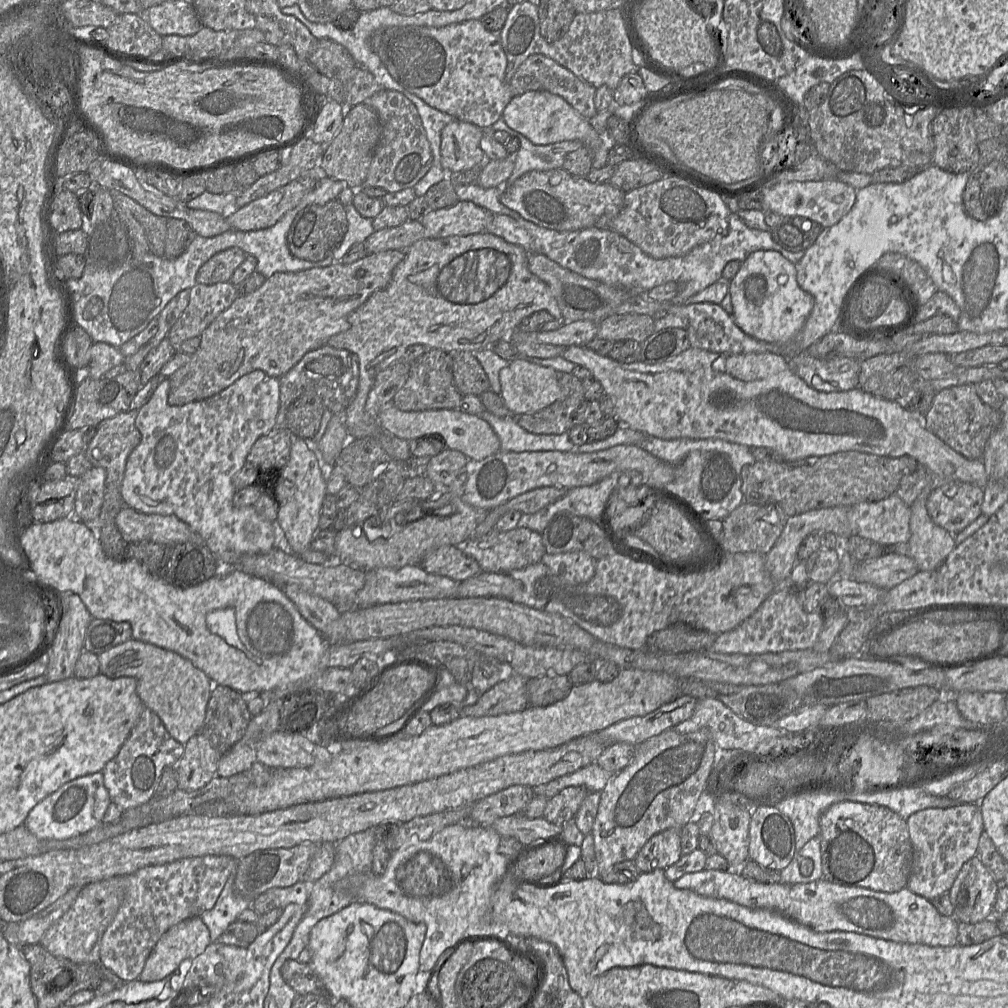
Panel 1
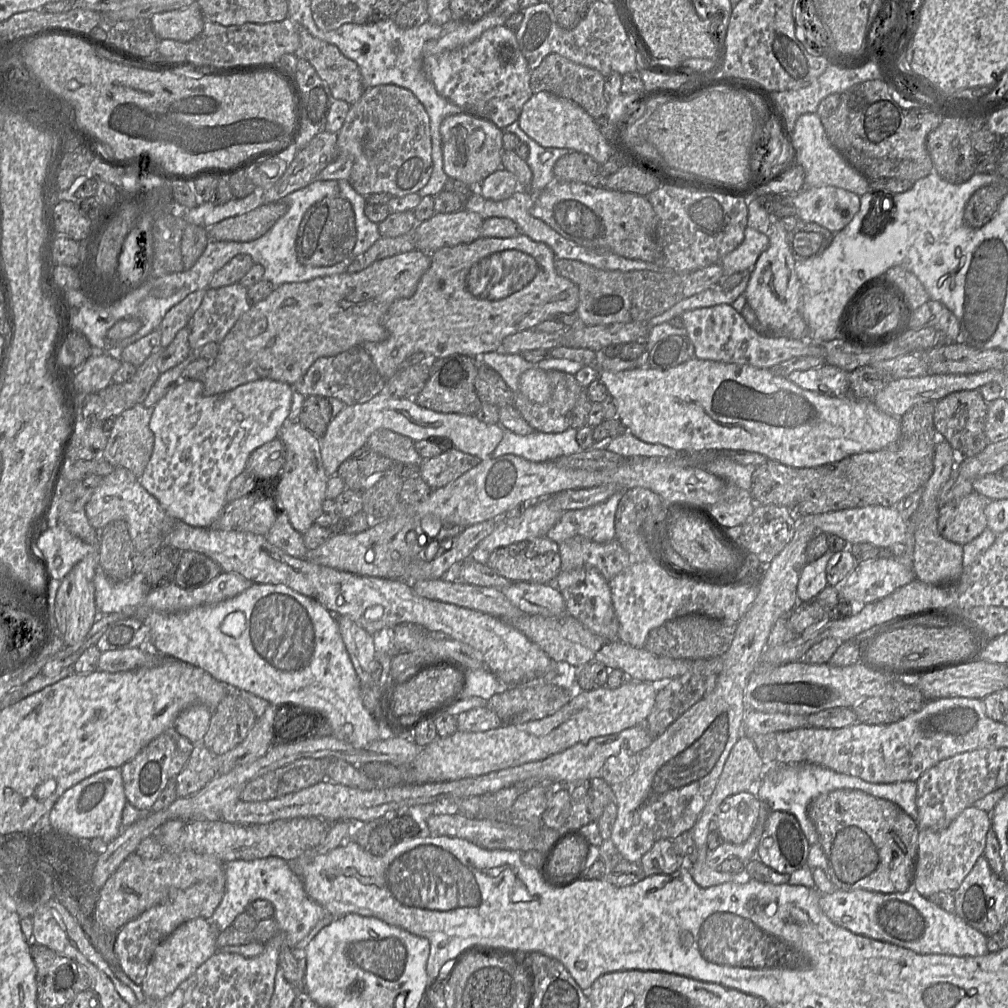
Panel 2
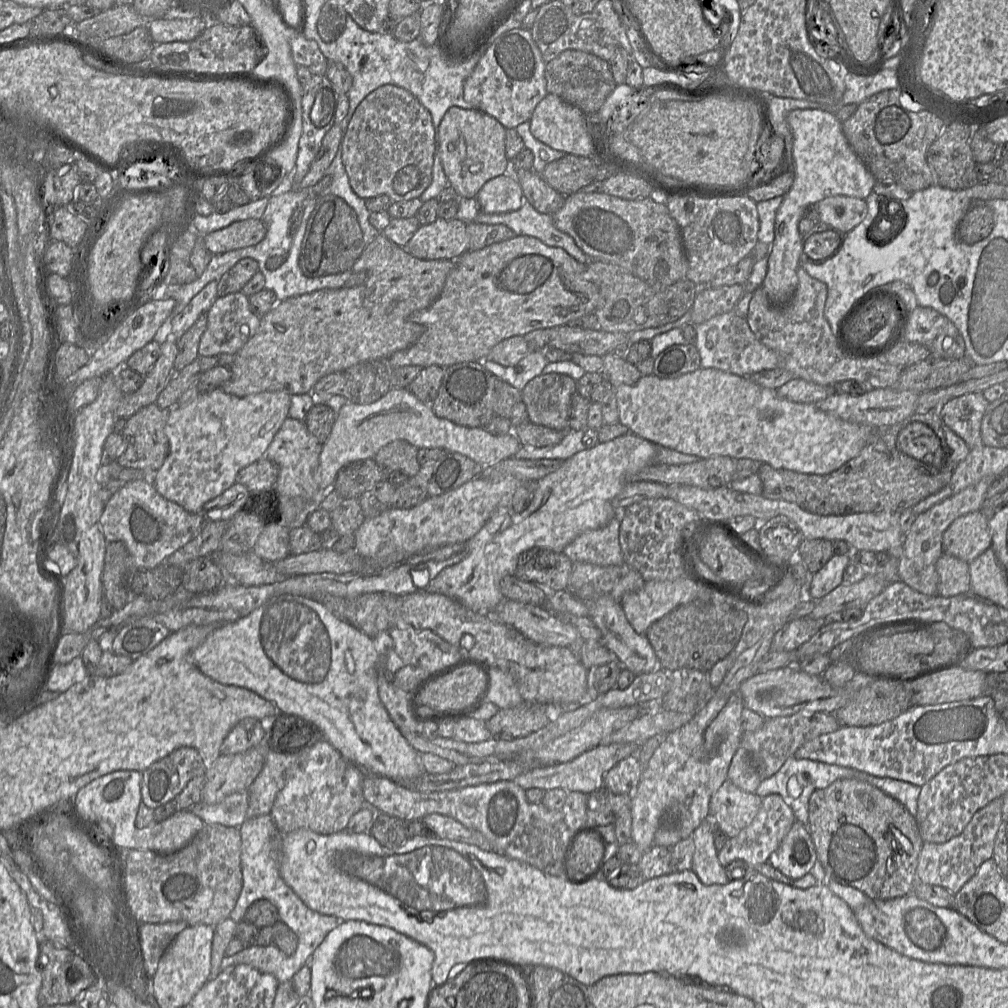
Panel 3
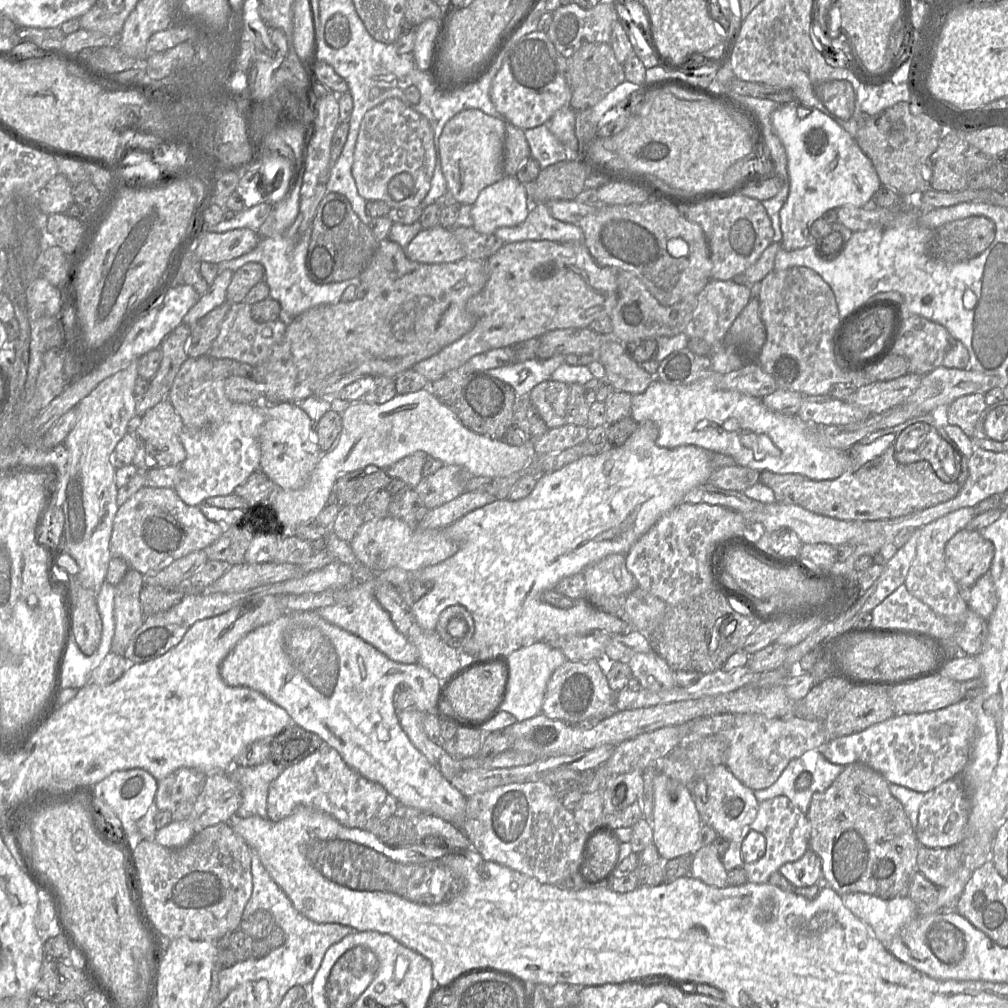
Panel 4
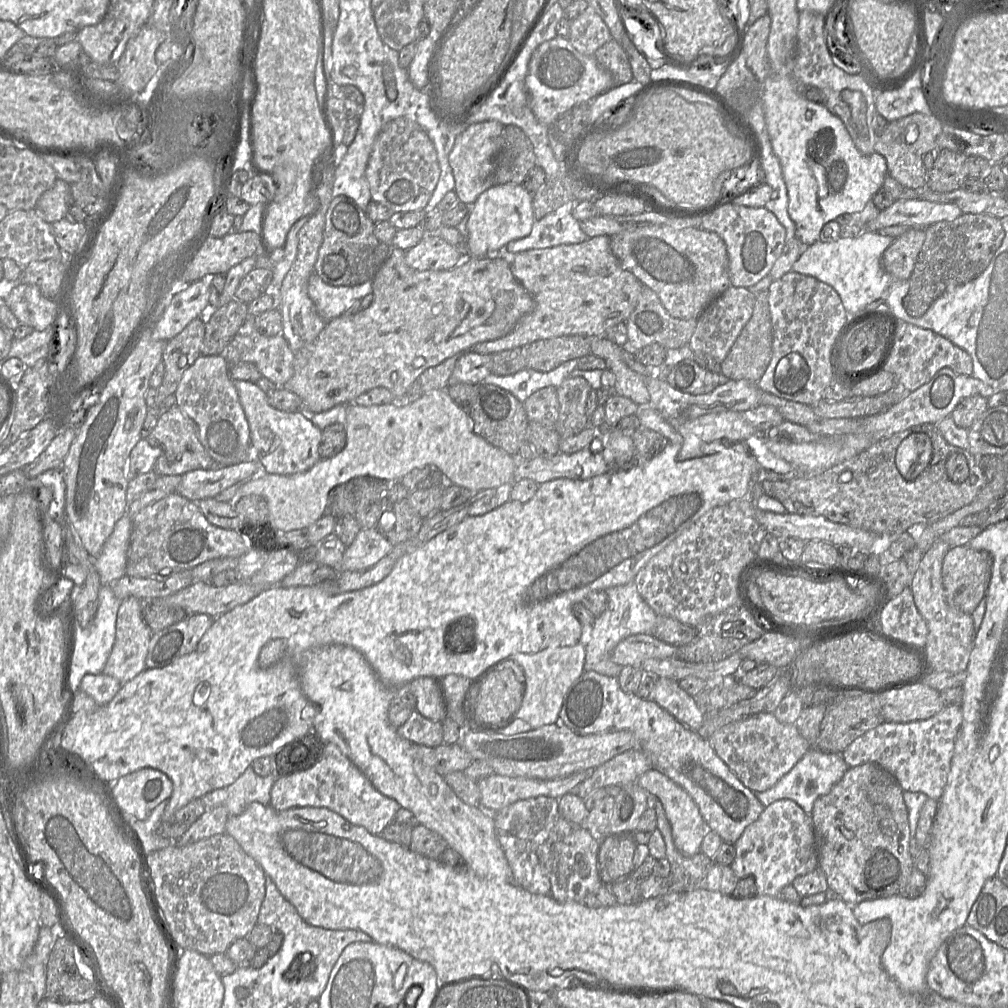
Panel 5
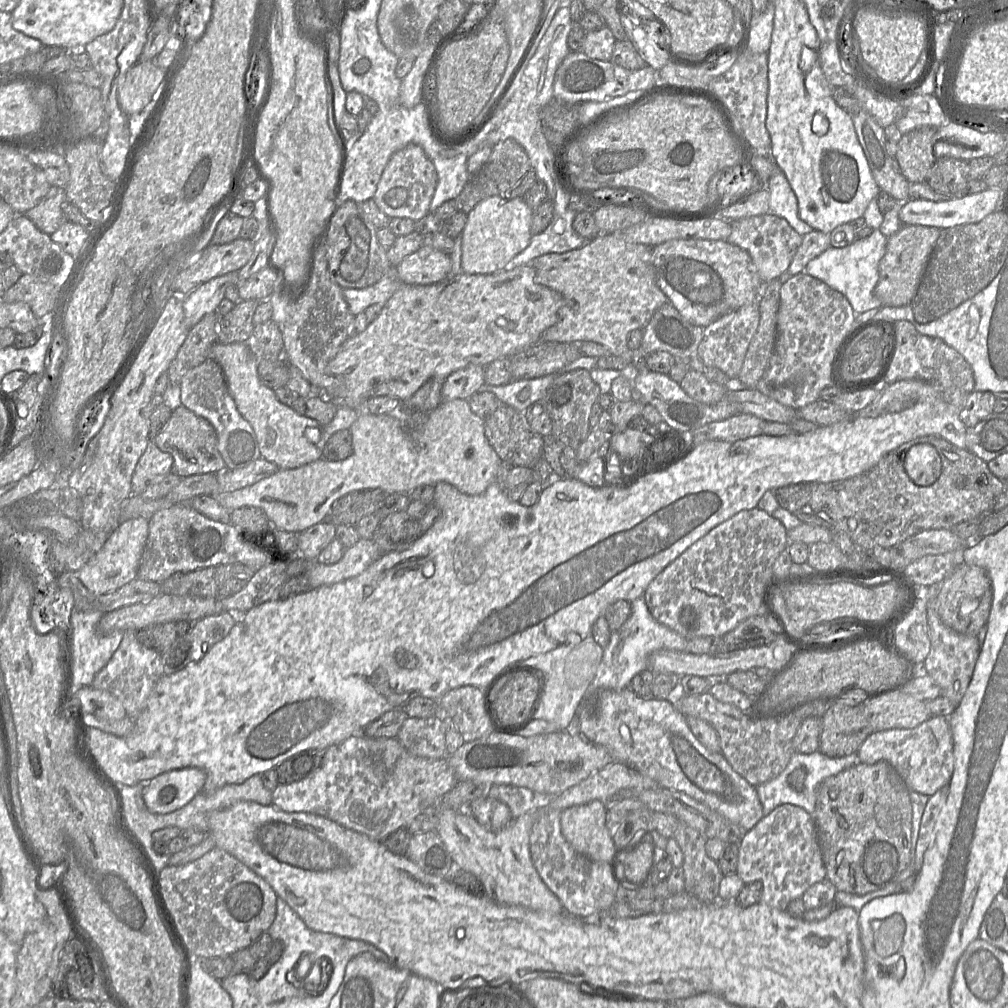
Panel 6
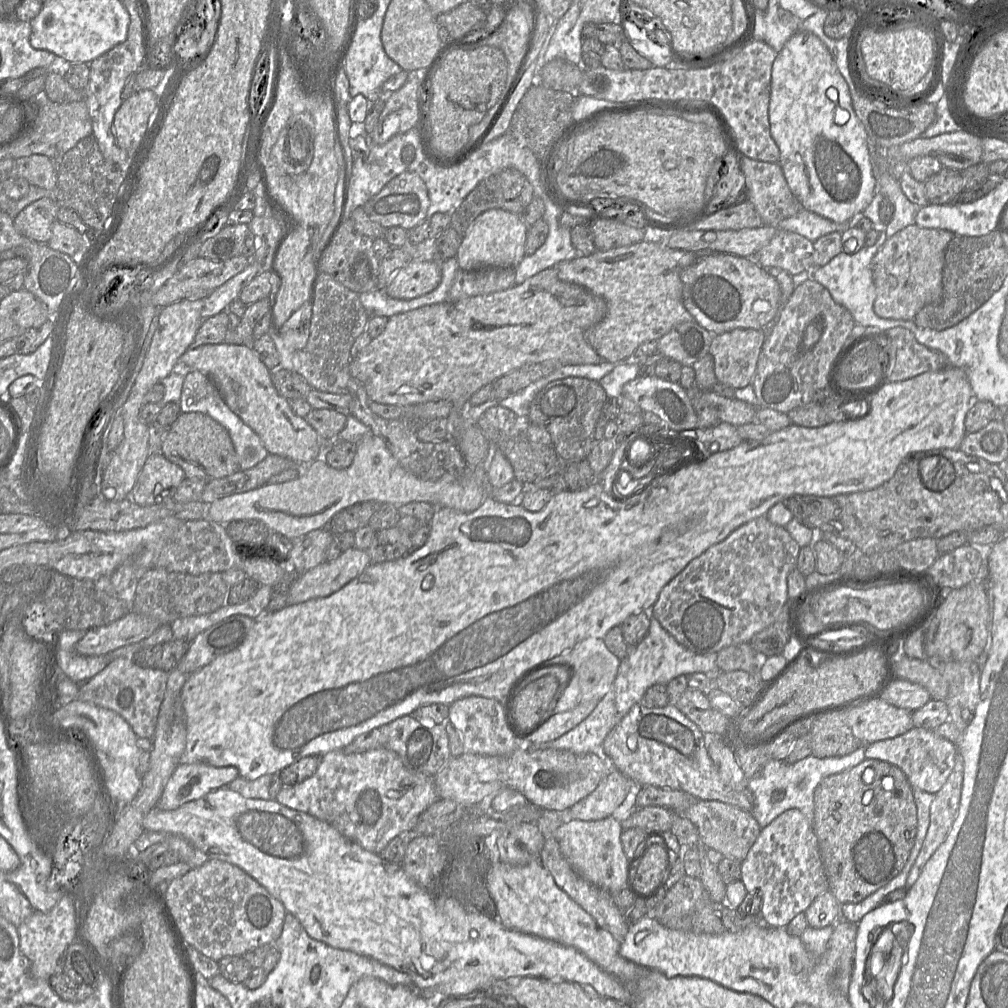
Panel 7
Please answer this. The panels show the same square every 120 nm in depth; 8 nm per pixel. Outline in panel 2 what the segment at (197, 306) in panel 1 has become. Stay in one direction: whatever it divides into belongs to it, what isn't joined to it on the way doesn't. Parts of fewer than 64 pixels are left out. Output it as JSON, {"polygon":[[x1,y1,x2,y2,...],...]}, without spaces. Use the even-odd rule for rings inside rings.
{"polygon":[[240,282,217,289,208,288,192,317,191,350,210,342,221,343,237,320,250,308,247,290]]}

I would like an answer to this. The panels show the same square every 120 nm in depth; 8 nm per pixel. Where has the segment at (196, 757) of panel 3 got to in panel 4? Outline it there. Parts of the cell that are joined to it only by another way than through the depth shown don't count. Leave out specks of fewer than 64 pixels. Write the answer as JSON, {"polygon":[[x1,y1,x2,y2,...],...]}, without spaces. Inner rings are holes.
{"polygon":[[179,768,162,780,157,780,154,804,159,810,173,812,181,802,195,802,202,791,206,774,194,768]]}

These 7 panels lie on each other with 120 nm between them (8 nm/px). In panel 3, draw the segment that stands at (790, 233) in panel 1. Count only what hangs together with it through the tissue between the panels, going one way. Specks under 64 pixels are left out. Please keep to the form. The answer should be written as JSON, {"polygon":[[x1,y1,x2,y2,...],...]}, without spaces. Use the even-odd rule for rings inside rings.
{"polygon":[[823,222,802,235,803,256,813,262,823,262,832,257,842,246,844,236,838,229]]}

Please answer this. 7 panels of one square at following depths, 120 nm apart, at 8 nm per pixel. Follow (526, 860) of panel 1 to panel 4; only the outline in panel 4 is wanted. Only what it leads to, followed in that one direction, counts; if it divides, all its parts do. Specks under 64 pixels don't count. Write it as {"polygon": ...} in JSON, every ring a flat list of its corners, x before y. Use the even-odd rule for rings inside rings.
{"polygon":[[608,827,590,835,584,850,580,873,590,884,607,883,617,870,621,842]]}

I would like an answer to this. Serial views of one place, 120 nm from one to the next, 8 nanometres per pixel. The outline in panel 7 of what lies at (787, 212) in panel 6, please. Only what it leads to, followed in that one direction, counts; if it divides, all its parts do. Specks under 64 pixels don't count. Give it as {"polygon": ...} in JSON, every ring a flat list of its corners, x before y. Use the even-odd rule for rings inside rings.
{"polygon":[[801,206,800,211,798,211,795,215,788,217,788,218,782,220,781,222,779,222,777,225,777,229,800,234,800,235,808,238,810,241,814,242,819,237,826,235,828,233,831,233,834,231,838,231,838,232,842,233,843,231,845,231,846,229,848,229,850,227,856,227,857,221,862,216,863,216,863,211,861,213,855,214,848,222,836,223,836,222,833,222,827,218,824,218,816,213,808,211]]}

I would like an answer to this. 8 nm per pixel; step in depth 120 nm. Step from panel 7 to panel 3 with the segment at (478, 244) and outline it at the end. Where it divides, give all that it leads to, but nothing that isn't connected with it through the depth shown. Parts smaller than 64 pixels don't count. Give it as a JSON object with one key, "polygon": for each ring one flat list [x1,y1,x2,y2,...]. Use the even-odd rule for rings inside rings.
{"polygon":[[511,171,487,181,476,199,480,211,487,214,515,211,525,202,521,186]]}

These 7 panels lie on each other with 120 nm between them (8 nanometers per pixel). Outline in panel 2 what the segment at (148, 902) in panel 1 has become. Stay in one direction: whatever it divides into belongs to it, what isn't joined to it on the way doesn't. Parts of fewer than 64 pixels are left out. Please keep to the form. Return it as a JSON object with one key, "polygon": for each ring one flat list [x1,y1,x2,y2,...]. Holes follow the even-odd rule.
{"polygon":[[197,883,184,890,170,893,161,903,151,907,135,919,126,923,117,931,112,939,113,951,118,959,121,970,136,984,143,981,149,962,159,944,183,923,197,919,210,919,218,907,224,893,217,893,208,883]]}

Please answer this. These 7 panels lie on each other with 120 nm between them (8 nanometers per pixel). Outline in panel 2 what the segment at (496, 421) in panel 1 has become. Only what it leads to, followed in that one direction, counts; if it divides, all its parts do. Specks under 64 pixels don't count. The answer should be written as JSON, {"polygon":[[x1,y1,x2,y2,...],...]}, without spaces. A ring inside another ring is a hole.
{"polygon":[[572,427,562,433,534,431,528,435,518,435,503,428,503,438,490,457,512,454,531,462,554,461,583,451,576,434,577,430]]}

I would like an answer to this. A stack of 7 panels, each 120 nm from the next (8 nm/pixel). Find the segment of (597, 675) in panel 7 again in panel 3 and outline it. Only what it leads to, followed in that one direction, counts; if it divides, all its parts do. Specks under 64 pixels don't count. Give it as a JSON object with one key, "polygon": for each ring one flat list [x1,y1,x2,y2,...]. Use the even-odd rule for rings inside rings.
{"polygon":[[490,667,487,688,479,700,482,703,492,702,499,708,512,708,523,703,523,698,512,676,496,667]]}

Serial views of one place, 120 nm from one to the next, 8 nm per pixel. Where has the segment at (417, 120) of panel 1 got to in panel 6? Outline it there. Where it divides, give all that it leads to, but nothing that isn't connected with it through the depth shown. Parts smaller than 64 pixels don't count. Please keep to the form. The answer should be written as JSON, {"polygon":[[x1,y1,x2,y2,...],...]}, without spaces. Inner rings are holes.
{"polygon":[[408,144,390,157,377,185,374,201,390,218,409,218,418,221,429,213,429,207,438,183,432,161,416,144]]}

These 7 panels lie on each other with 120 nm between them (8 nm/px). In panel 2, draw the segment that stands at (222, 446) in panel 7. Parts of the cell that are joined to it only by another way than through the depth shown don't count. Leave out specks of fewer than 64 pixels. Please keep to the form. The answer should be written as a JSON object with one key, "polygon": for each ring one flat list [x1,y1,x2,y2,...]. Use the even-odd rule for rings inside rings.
{"polygon":[[143,404,124,410,114,419,103,459,114,467,123,467,140,477,154,448,150,429,153,407]]}

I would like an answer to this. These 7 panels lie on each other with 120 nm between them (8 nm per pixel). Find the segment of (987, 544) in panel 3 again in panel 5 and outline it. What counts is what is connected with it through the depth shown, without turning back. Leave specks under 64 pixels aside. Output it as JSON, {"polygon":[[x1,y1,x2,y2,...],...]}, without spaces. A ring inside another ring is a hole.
{"polygon":[[969,545,951,547,944,557,942,567,943,586,947,602,958,610,972,614,985,598,992,576,992,556]]}

